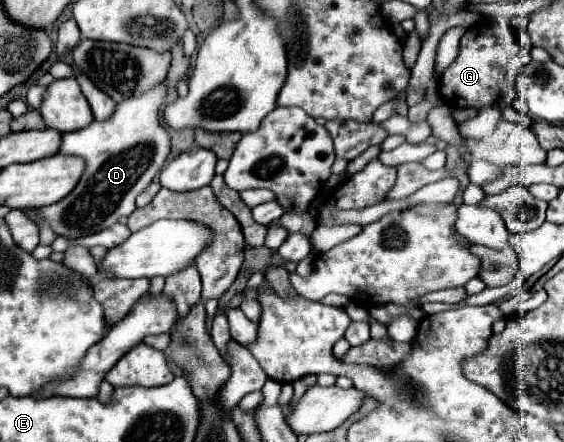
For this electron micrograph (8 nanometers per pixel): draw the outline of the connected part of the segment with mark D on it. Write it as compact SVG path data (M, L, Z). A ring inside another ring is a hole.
M161 81L143 97L121 101L107 121L91 121L79 131L63 133L61 153L83 157L87 167L77 187L65 199L39 209L57 235L73 239L93 235L117 223L119 217L133 213L135 197L153 181L169 157L171 137L159 121L165 95L167 81Z

